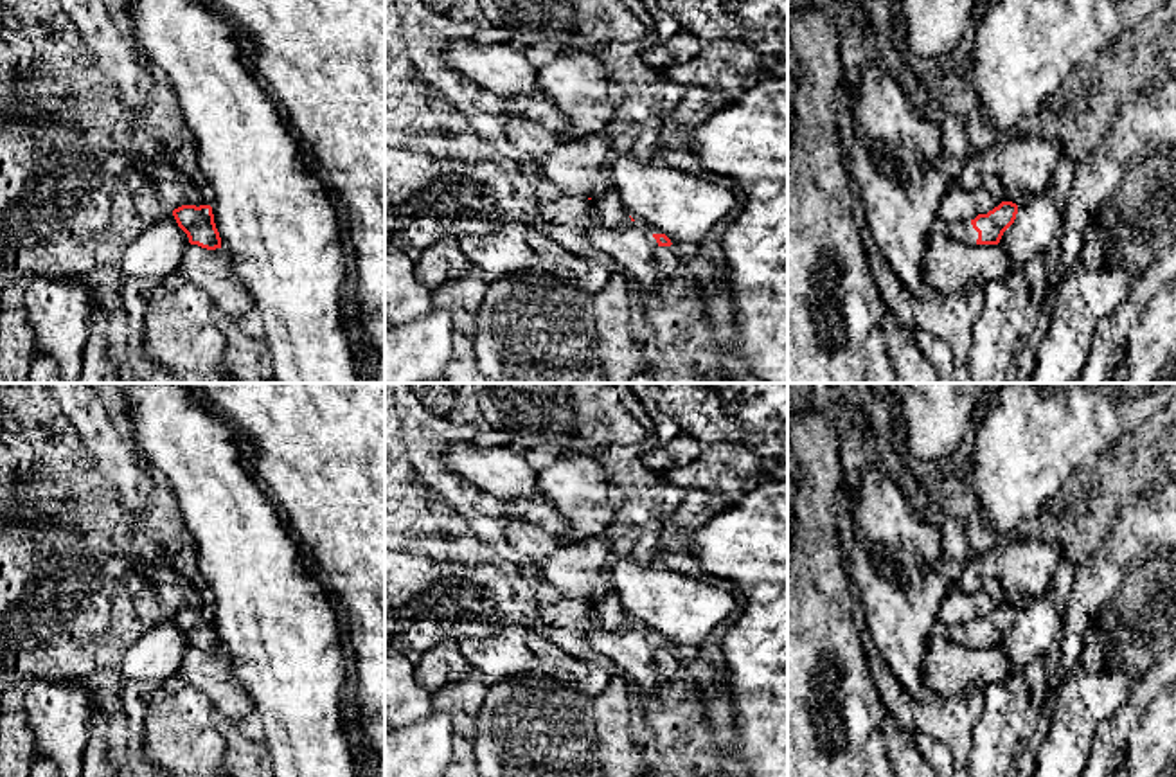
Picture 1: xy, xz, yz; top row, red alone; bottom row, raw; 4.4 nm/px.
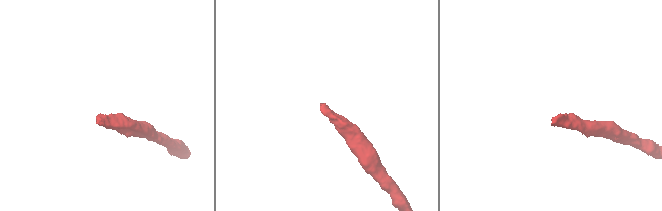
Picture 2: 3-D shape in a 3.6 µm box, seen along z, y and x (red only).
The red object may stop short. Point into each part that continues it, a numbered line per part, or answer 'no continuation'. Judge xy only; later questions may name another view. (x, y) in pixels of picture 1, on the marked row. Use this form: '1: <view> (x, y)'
no continuation

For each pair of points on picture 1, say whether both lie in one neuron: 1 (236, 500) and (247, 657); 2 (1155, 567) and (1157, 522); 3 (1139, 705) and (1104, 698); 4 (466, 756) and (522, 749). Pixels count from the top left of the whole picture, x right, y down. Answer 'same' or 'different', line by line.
1: same
2: different
3: different
4: different

